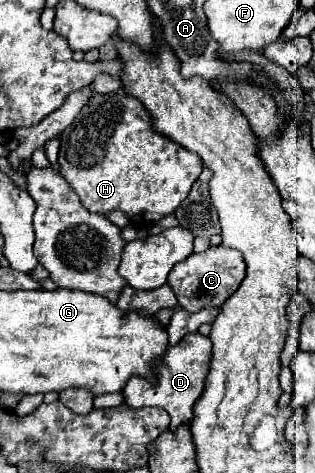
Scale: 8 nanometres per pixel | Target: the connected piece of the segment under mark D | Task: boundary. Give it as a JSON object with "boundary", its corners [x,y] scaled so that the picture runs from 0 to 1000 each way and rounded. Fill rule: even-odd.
{"boundary":[[[616,702],[590,706],[565,727],[540,732],[521,757],[502,765],[502,812],[476,812],[444,795],[419,799],[394,820],[394,854],[406,863],[451,863],[451,858],[502,858],[540,875],[540,909],[559,909],[571,896],[597,896],[616,879],[616,854],[648,829],[648,803],[667,782],[667,753],[673,753],[673,723]]]}

